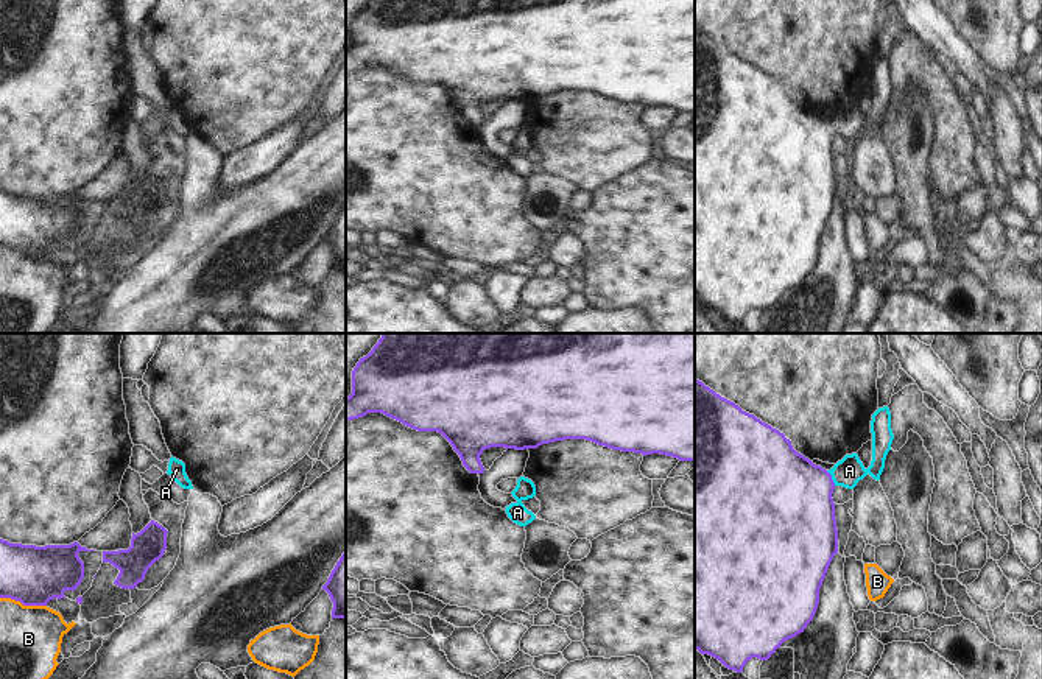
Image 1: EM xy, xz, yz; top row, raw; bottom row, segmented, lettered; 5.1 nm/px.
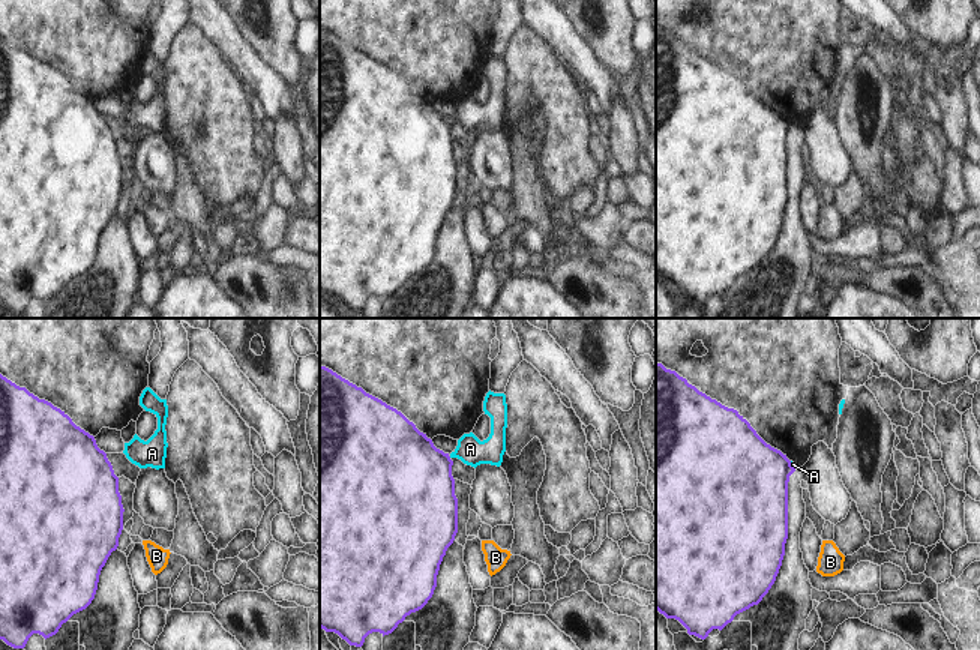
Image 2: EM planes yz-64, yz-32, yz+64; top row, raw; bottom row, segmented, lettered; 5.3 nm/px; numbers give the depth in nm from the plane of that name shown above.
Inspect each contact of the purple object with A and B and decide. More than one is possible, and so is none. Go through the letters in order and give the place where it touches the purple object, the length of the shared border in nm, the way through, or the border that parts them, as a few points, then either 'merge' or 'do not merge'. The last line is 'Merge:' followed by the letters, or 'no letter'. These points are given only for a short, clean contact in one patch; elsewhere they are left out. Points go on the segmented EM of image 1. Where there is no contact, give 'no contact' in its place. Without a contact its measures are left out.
A: yz (830, 478) | 90 nm | across yz (787, 499), (796, 491), (830, 478), (849, 471) | merge
B: xy (24, 605) | 240 nm | do not merge
Merge: A

